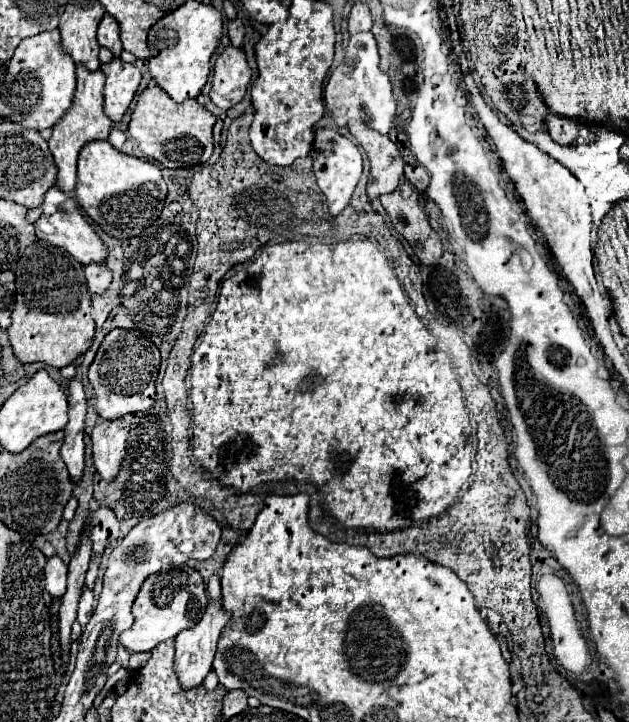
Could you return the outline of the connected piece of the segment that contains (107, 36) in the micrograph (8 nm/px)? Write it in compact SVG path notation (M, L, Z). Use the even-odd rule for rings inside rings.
M111 14L103 16L99 30L97 30L97 40L99 40L101 46L109 48L115 58L119 58L119 54L123 52L121 40L119 40L119 22Z

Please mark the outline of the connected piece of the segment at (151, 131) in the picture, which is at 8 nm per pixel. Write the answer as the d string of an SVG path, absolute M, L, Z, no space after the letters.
M149 86L141 92L141 96L137 100L137 106L135 106L131 122L129 122L129 136L139 142L139 150L145 156L153 158L163 168L195 168L195 166L205 164L209 160L209 156L213 154L213 126L215 126L215 122L217 122L217 118L207 108L199 106L197 100L185 100L185 102L177 104L159 86Z

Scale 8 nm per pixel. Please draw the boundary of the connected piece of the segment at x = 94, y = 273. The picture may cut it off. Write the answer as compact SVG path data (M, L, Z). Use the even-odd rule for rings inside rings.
M97 264L85 266L85 276L87 276L87 286L89 286L91 294L105 294L111 280L113 280L109 268L107 266L97 266Z

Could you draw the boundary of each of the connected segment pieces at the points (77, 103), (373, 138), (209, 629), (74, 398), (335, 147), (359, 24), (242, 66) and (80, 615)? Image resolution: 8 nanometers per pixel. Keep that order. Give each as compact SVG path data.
M79 64L77 66L77 88L75 88L71 108L67 110L67 116L63 116L63 120L59 120L53 126L53 136L49 138L49 150L59 168L57 188L61 188L67 194L71 194L75 190L79 150L91 140L107 140L109 130L113 128L113 122L103 112L103 86L105 86L105 76L101 70L91 72Z
M351 120L347 126L357 142L363 146L371 162L367 196L373 200L395 190L403 176L403 156L399 148L387 136L381 136L379 132L367 128L361 120Z
M209 598L207 610L205 610L201 622L199 622L195 628L189 628L189 630L179 632L179 636L175 638L175 646L177 646L175 670L177 670L177 674L179 674L179 682L183 684L185 690L203 684L203 680L205 680L205 676L207 676L207 672L211 670L211 664L213 664L213 656L215 656L215 650L217 650L219 634L221 634L223 626L225 626L229 620L231 620L231 614L223 610L223 602L213 602L213 600Z
M77 366L77 378L69 380L69 422L65 426L65 442L61 446L61 458L67 464L67 470L71 474L71 480L75 484L81 482L83 478L83 428L85 428L85 412L87 412L87 402L83 394L83 384L81 384L81 366Z
M319 128L319 130L315 130L315 142L311 148L311 158L313 158L313 172L317 176L317 184L327 198L329 214L339 216L343 212L343 208L349 204L353 190L361 178L363 156L361 156L357 144L353 144L349 138L345 138L337 130Z
M355 4L349 14L349 34L369 32L371 30L371 12L367 4Z
M229 46L215 62L211 100L221 110L229 110L239 104L251 84L251 68L241 48Z
M83 586L79 606L77 606L77 622L81 624L81 628L85 628L87 620L91 618L91 612L93 612L93 590Z

